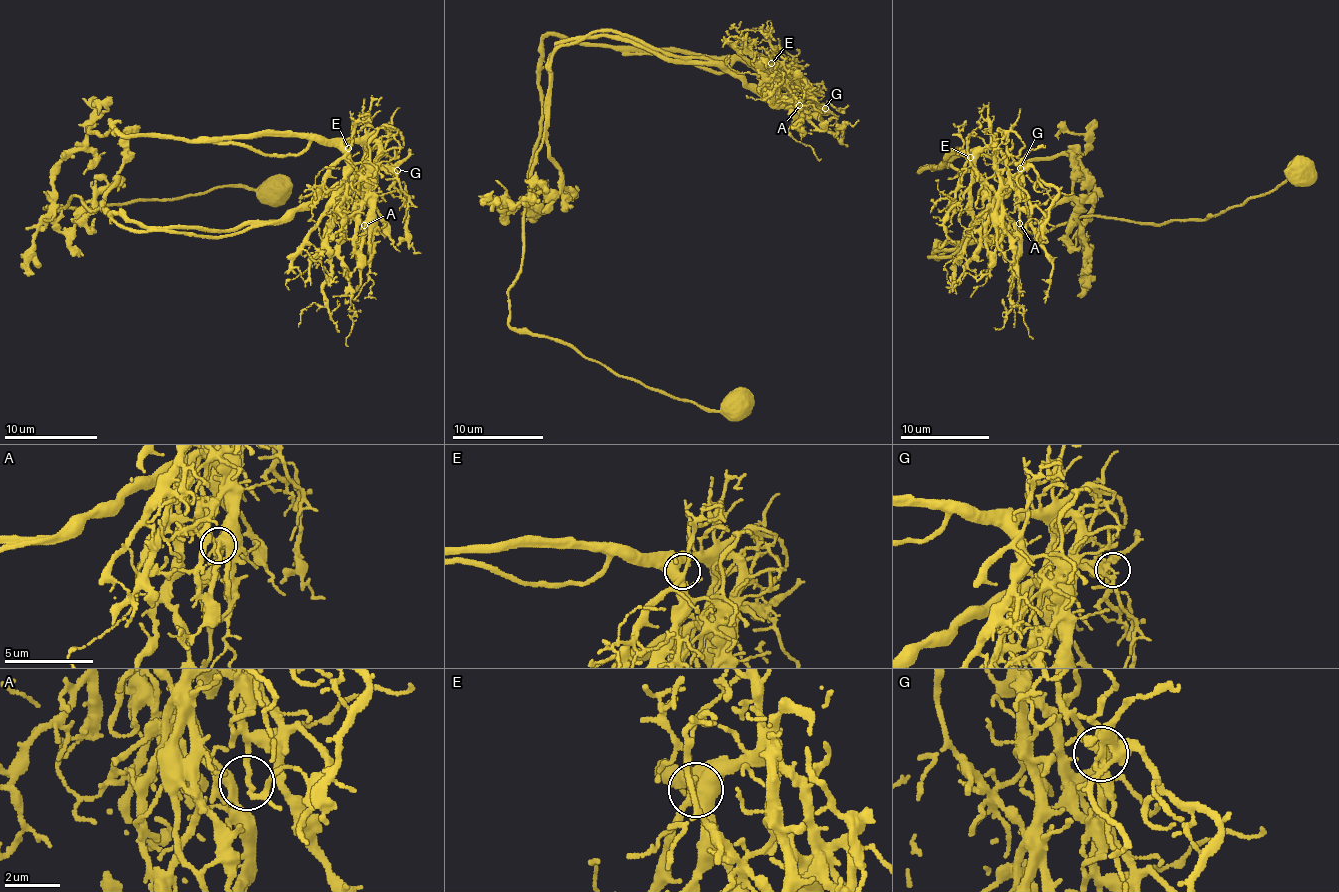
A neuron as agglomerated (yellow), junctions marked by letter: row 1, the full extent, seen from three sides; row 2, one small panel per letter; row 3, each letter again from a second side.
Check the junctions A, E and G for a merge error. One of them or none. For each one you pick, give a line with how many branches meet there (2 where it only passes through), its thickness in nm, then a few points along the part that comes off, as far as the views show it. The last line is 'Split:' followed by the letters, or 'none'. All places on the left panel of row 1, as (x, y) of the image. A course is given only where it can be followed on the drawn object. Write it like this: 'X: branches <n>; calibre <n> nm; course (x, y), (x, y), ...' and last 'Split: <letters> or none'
A: branches 2; calibre 120 nm; course (364, 225), (352, 212), (362, 144), (129, 136), (110, 122), (57, 166), (33, 273)
Split: A

